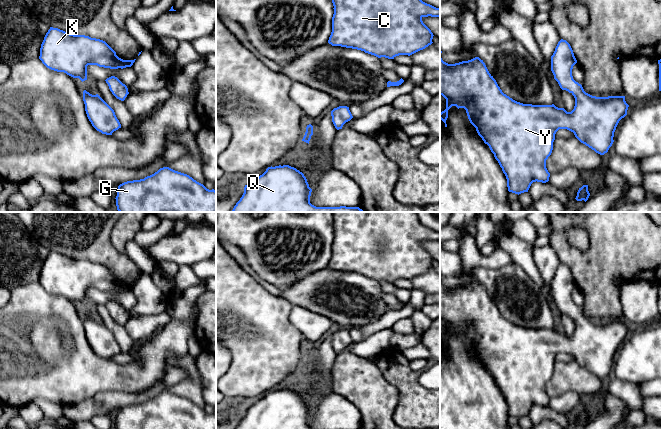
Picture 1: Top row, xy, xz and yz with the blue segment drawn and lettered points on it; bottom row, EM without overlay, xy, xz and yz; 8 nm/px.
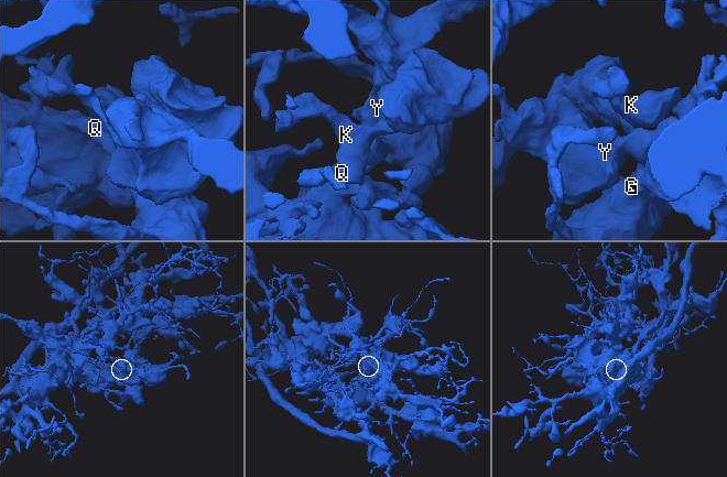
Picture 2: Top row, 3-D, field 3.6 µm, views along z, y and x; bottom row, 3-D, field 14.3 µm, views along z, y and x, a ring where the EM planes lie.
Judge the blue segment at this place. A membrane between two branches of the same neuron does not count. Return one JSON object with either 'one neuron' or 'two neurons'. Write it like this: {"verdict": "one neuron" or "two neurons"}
{"verdict": "one neuron"}

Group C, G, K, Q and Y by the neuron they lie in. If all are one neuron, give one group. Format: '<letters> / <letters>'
C G K Q Y

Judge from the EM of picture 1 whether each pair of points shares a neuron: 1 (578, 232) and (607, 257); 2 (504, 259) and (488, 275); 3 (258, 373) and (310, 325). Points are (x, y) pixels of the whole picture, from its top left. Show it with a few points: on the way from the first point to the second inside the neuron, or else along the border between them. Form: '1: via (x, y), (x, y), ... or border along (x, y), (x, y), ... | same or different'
1: border along (568, 228), (566, 232), (568, 242), (585, 251) | different
2: border along (511, 262), (498, 268), (475, 267), (472, 274) | different
3: border along (290, 312), (289, 321), (300, 332), (307, 345) | different

